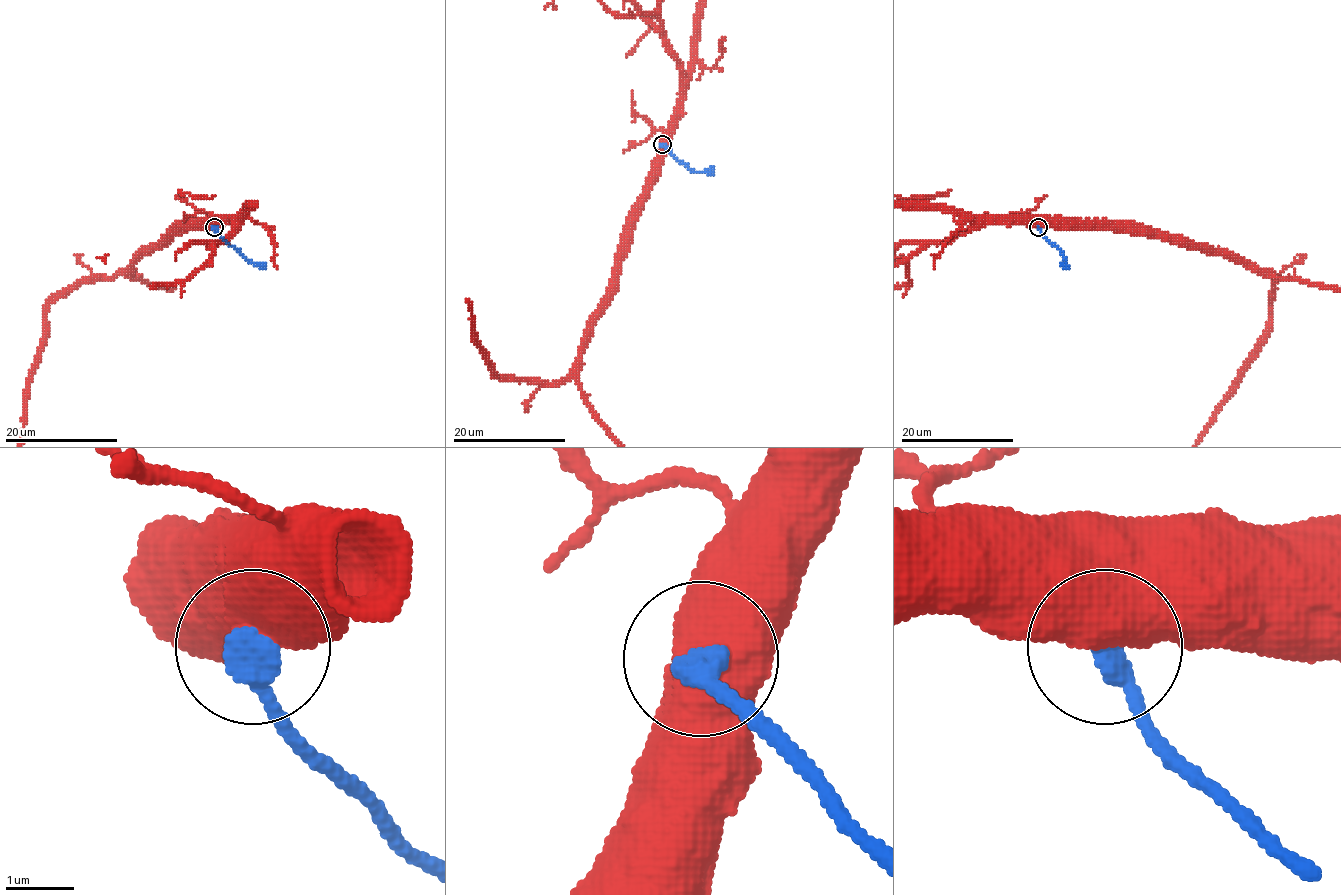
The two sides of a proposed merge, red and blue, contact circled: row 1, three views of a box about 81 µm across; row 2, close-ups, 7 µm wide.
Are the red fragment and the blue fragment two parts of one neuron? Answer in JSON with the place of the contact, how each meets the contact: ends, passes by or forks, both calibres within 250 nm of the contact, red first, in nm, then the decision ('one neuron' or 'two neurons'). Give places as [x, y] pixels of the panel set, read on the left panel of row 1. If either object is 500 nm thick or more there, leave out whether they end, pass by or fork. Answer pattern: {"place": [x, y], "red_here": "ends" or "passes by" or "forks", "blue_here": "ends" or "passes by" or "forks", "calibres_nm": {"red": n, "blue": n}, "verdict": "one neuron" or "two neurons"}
{"place": [214, 227], "calibres_nm": {"red": 750, "blue": 400}, "verdict": "two neurons"}

